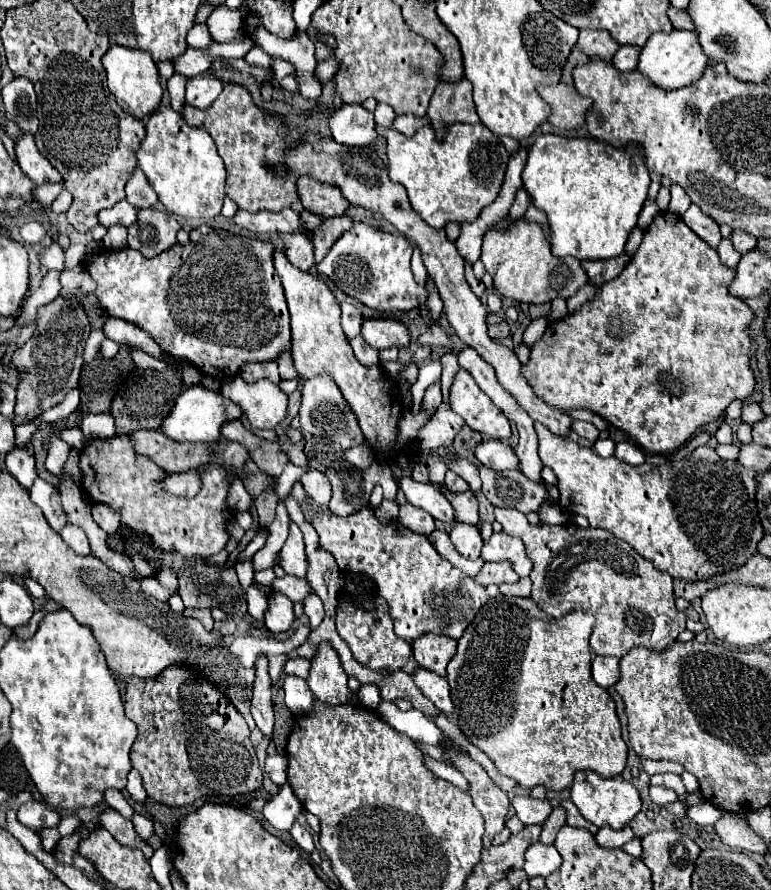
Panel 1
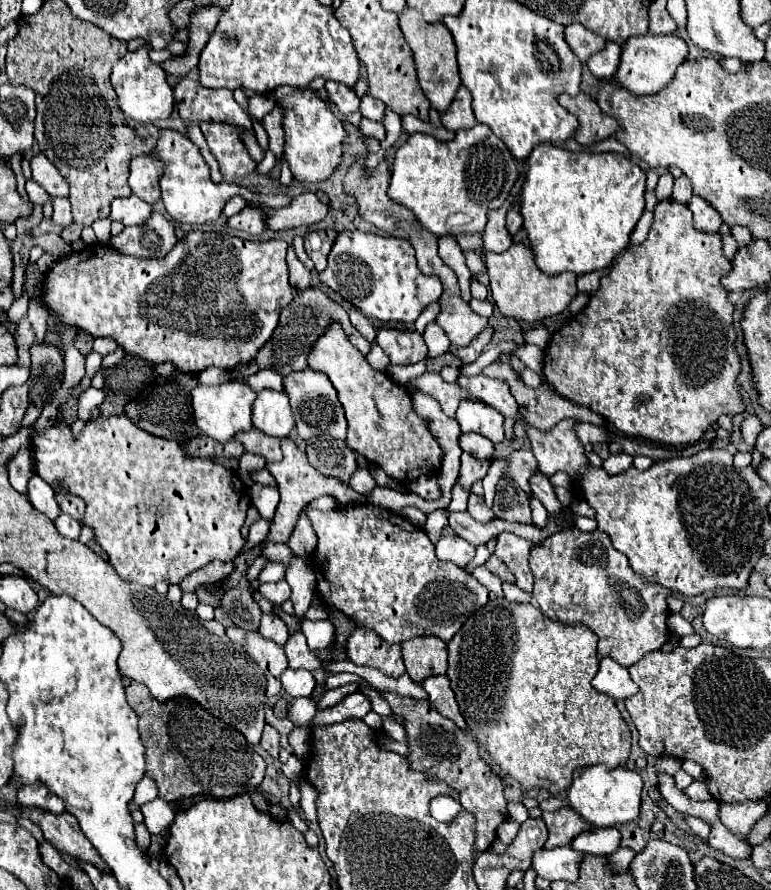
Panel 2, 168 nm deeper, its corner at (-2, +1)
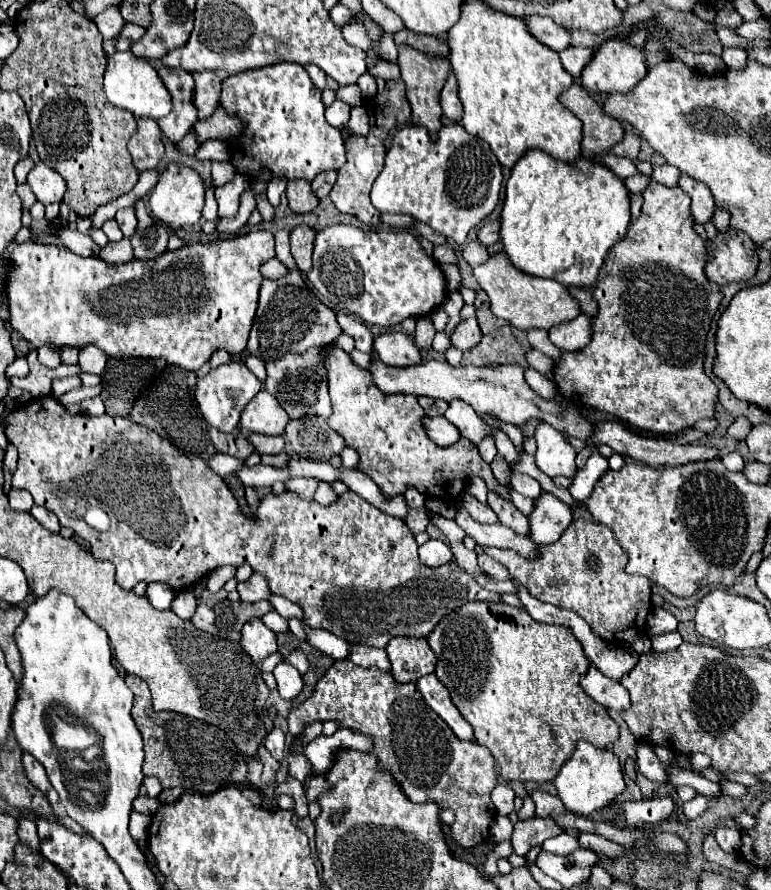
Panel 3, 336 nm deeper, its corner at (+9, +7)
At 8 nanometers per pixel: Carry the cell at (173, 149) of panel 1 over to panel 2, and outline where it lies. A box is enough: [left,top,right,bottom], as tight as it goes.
[152,129,246,225]

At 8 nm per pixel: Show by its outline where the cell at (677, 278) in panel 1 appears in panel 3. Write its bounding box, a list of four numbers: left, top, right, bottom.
[553,179,721,435]

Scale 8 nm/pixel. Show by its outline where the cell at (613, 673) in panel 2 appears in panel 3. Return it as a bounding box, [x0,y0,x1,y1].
[581,665,631,713]

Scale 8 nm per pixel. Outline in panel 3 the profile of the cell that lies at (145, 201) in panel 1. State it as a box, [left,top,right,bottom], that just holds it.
[127,119,165,171]

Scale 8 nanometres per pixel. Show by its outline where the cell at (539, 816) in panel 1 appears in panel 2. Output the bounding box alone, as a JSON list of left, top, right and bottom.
[508,803,530,823]

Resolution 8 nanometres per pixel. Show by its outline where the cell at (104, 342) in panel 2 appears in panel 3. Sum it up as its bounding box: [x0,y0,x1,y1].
[79,345,107,375]

